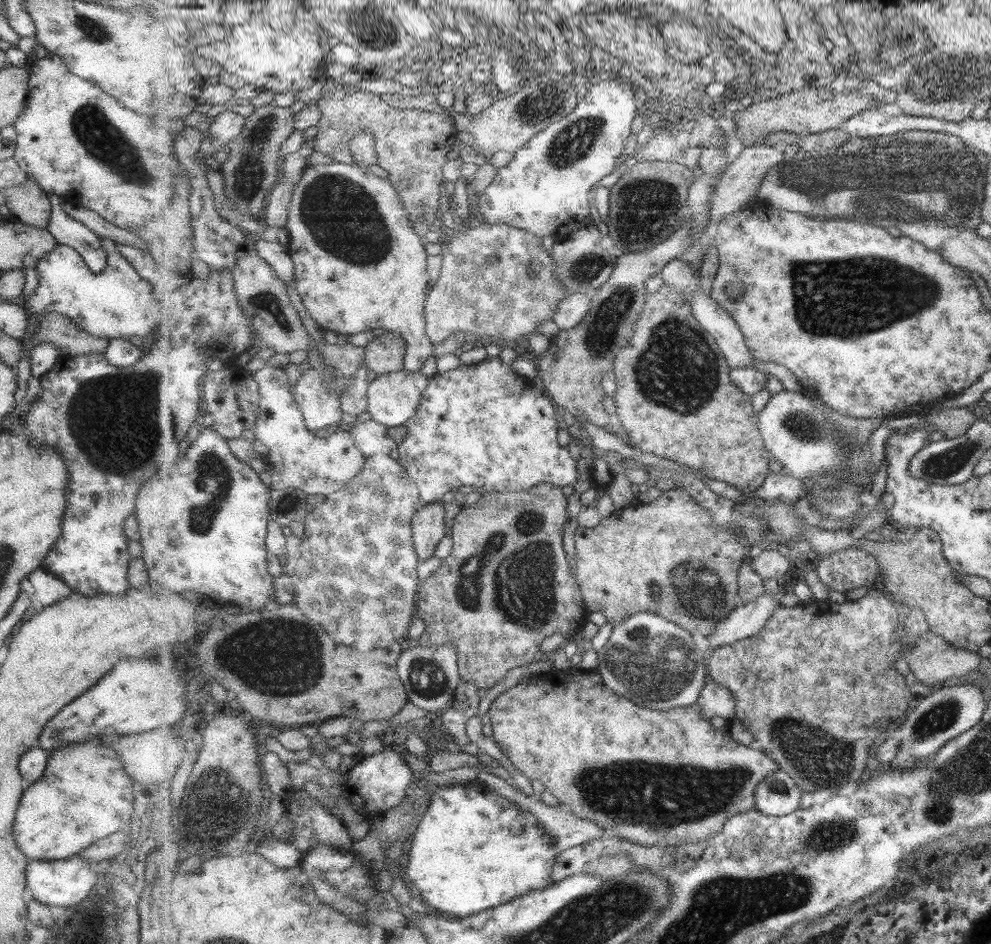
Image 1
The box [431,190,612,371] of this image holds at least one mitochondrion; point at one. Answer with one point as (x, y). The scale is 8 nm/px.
(583, 269)

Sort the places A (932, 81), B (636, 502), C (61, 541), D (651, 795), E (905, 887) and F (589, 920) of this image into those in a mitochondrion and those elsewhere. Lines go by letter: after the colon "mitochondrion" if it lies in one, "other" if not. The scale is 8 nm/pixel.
A: mitochondrion
B: other
C: other
D: mitochondrion
E: other
F: mitochondrion

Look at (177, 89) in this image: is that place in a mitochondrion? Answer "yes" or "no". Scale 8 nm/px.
no

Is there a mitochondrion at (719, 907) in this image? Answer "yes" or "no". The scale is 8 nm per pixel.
yes

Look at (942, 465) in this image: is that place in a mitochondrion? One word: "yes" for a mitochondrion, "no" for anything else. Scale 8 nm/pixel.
yes

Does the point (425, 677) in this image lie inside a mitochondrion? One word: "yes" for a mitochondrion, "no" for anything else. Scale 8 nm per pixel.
yes

